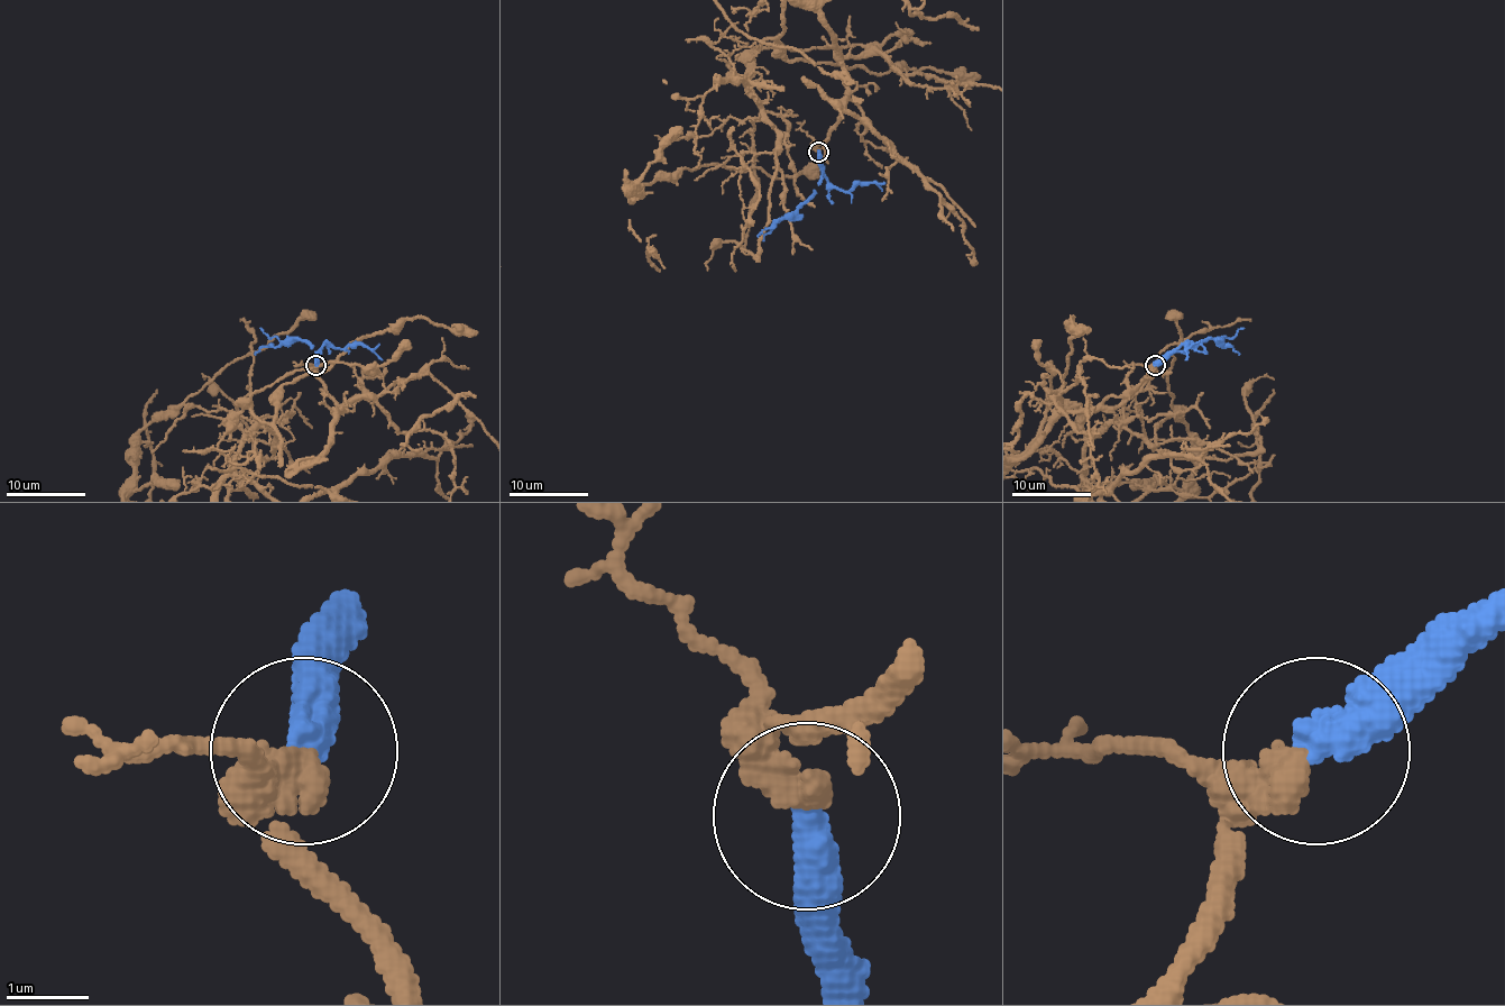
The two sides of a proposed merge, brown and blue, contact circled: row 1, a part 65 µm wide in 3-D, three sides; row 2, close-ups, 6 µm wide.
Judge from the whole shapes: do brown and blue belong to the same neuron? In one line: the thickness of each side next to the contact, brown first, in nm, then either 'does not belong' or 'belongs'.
480/480 nm | belongs

